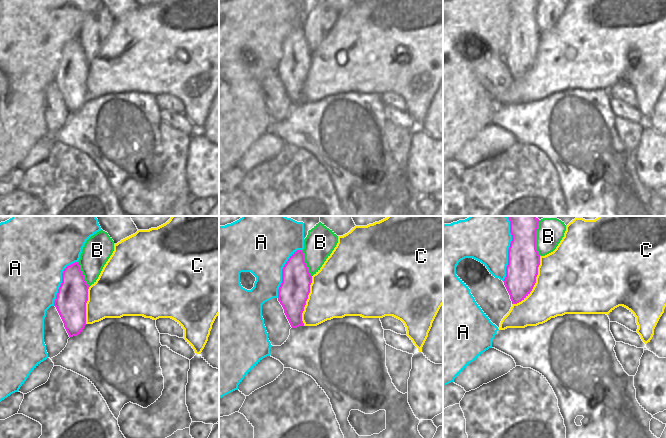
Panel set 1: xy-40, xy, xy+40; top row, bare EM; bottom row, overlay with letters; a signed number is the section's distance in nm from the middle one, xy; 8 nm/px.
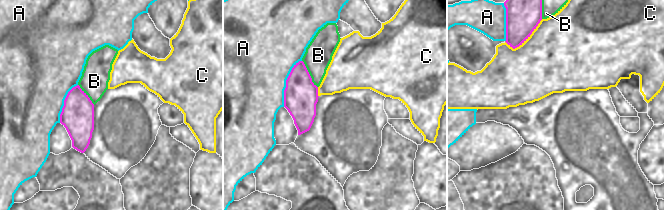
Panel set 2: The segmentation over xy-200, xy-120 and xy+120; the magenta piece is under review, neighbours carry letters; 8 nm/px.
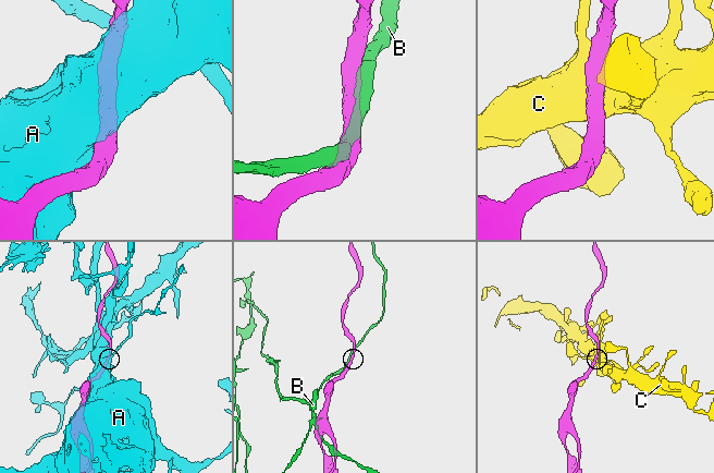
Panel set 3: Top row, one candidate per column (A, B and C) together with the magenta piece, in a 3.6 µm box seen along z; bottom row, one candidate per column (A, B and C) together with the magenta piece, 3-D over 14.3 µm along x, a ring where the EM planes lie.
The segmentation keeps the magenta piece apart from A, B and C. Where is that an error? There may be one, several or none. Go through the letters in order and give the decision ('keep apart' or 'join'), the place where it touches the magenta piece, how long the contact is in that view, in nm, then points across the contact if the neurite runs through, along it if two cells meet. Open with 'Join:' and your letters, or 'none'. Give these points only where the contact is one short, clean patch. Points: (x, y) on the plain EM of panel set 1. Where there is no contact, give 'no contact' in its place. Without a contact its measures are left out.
Join: none
A: keep apart; meets magenta in xy+40 at (508, 29); contact 460 nm long
B: keep apart; meets magenta in xy+40 at (535, 16); contact 260 nm long
C: keep apart; meets magenta in xy+40 at (535, 58); contact 460 nm long

